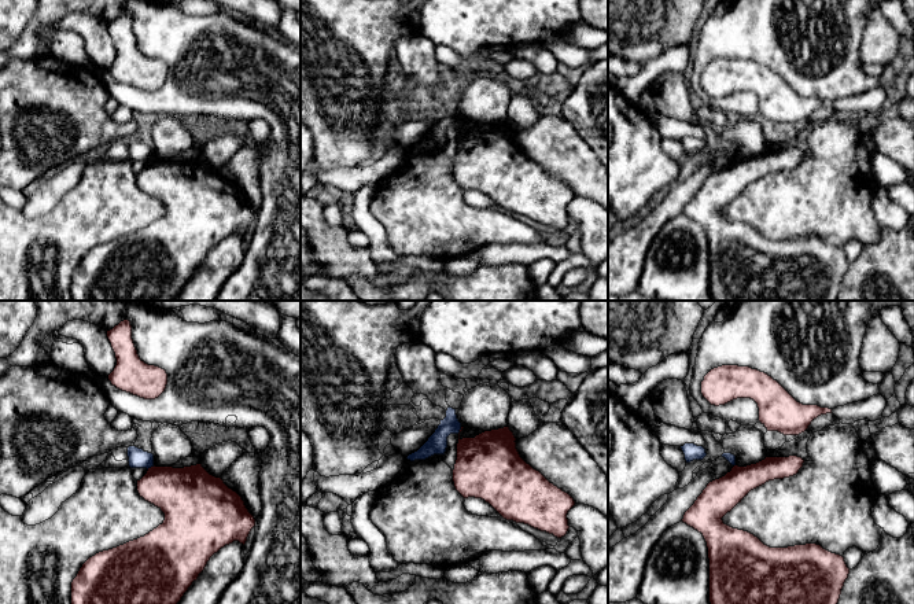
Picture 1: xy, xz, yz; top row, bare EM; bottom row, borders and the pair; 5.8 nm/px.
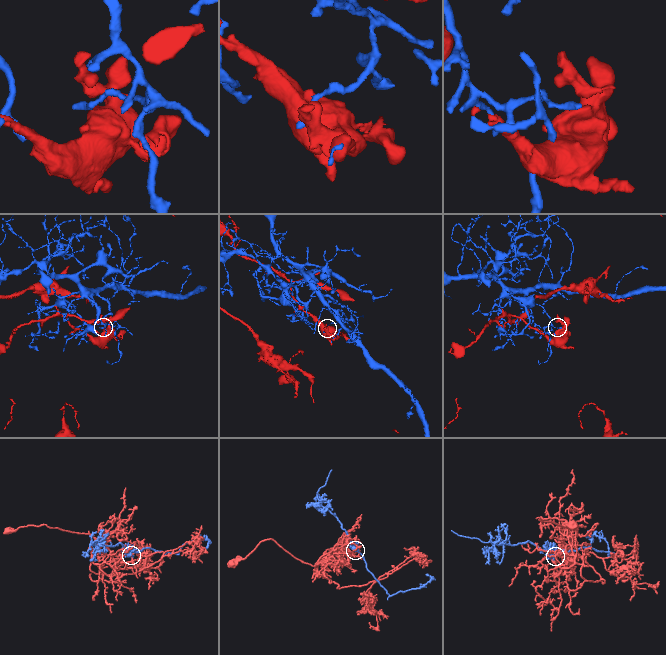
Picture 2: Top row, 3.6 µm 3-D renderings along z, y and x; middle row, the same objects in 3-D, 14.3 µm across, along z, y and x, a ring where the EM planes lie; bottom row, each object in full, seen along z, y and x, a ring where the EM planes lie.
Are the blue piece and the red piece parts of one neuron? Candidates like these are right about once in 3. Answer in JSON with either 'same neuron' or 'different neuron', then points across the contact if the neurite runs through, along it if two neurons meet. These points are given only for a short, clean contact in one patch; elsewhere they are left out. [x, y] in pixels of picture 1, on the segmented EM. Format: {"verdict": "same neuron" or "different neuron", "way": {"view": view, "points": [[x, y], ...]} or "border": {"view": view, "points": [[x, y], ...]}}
{"verdict": "different neuron"}

